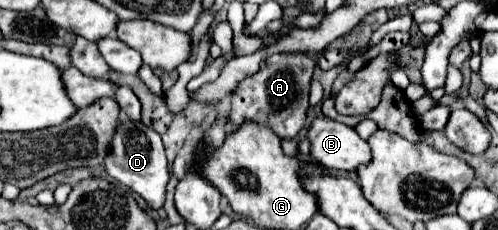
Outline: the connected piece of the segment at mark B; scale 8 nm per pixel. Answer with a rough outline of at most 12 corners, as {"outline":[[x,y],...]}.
{"outline":[[313,118],[311,158],[331,170],[371,160],[355,128]]}

